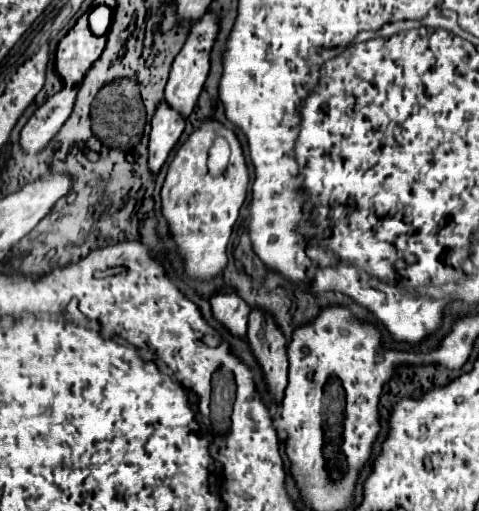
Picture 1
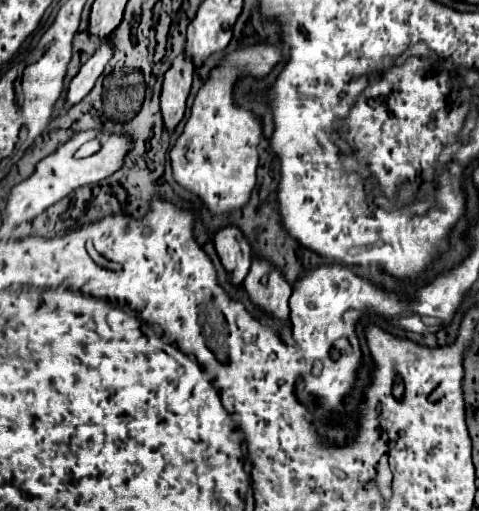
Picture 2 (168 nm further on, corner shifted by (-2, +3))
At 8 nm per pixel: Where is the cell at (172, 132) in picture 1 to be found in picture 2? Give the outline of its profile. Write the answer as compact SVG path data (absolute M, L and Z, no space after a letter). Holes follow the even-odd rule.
M184 55L176 57L176 63L166 71L160 91L160 111L164 121L182 121L186 111L186 99L190 93L194 65Z

